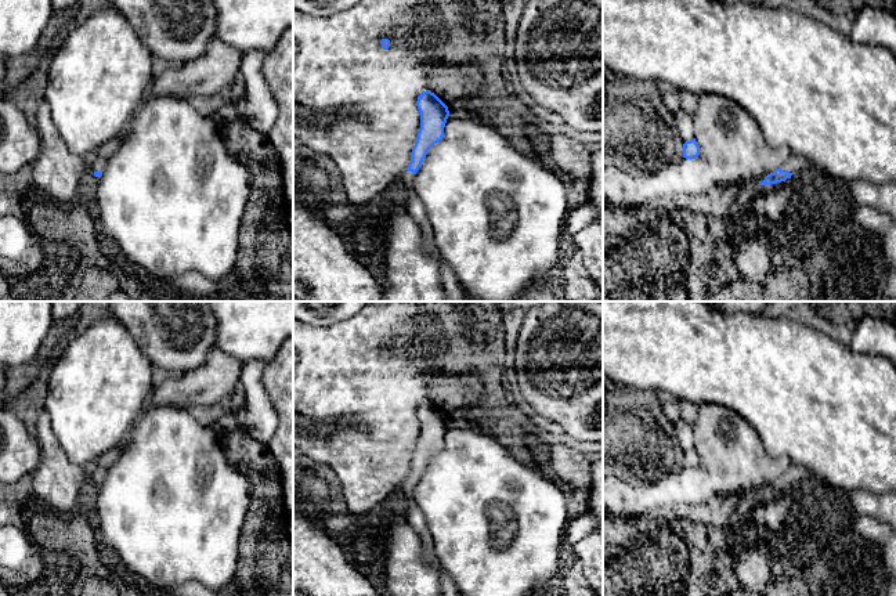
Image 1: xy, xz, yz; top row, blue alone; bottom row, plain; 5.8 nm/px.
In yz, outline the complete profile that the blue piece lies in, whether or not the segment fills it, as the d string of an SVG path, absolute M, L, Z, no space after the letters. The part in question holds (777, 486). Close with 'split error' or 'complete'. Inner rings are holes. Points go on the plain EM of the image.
M791 465L781 477L767 484L758 495L785 491L794 483L801 483L802 480L810 480L817 491L825 496L839 498L850 517L872 516L896 531L896 491L877 494L867 490L852 490L841 492L803 466Z; split error

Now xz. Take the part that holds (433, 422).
M430 400L423 401L416 411L420 422L420 438L412 458L411 472L401 490L408 501L405 517L412 530L420 537L424 560L434 568L441 570L440 560L436 557L433 537L427 528L426 517L413 499L413 485L422 476L429 459L442 449L444 437L449 426L448 416Z; split error

